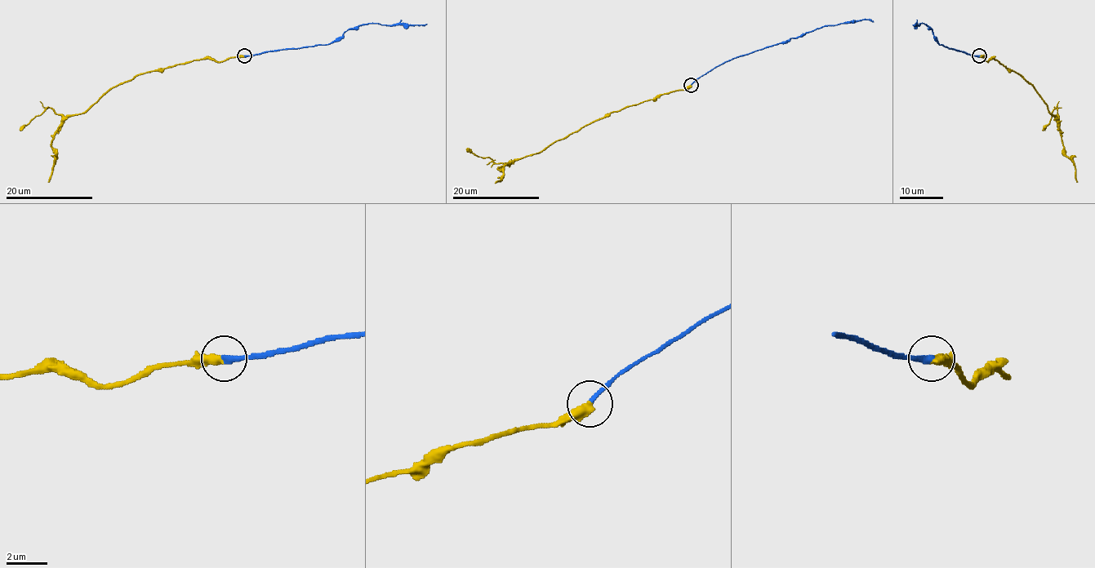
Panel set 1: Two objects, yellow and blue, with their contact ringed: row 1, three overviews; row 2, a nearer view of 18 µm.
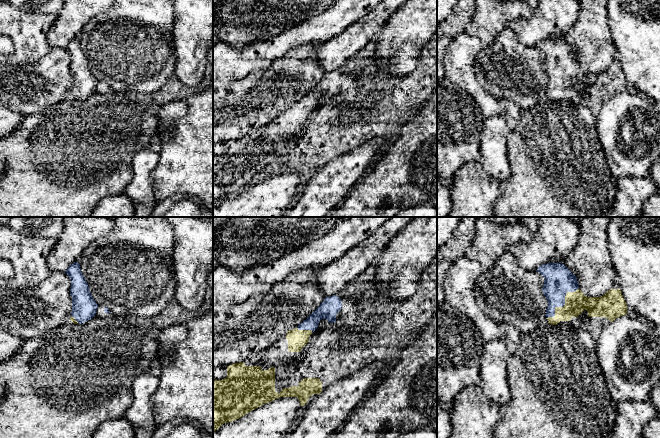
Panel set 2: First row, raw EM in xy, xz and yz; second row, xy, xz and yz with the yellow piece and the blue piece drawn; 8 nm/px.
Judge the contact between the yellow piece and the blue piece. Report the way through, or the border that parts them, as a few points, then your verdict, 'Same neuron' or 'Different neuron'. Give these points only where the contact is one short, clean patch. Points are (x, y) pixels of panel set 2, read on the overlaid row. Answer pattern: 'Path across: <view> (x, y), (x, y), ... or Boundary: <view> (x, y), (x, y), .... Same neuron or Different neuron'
Same neuron

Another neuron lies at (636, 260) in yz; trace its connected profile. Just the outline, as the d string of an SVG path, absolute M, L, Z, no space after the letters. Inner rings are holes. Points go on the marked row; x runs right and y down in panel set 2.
M609 217L607 239L627 308L660 327L660 217Z

